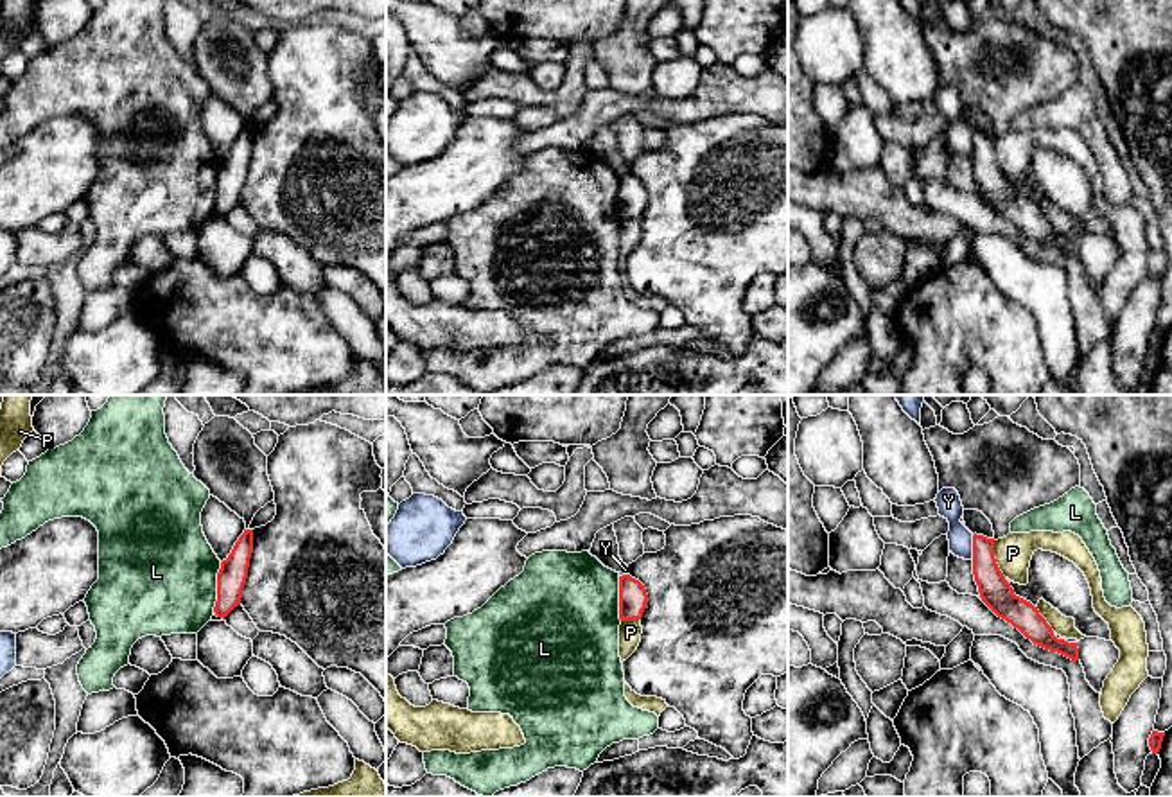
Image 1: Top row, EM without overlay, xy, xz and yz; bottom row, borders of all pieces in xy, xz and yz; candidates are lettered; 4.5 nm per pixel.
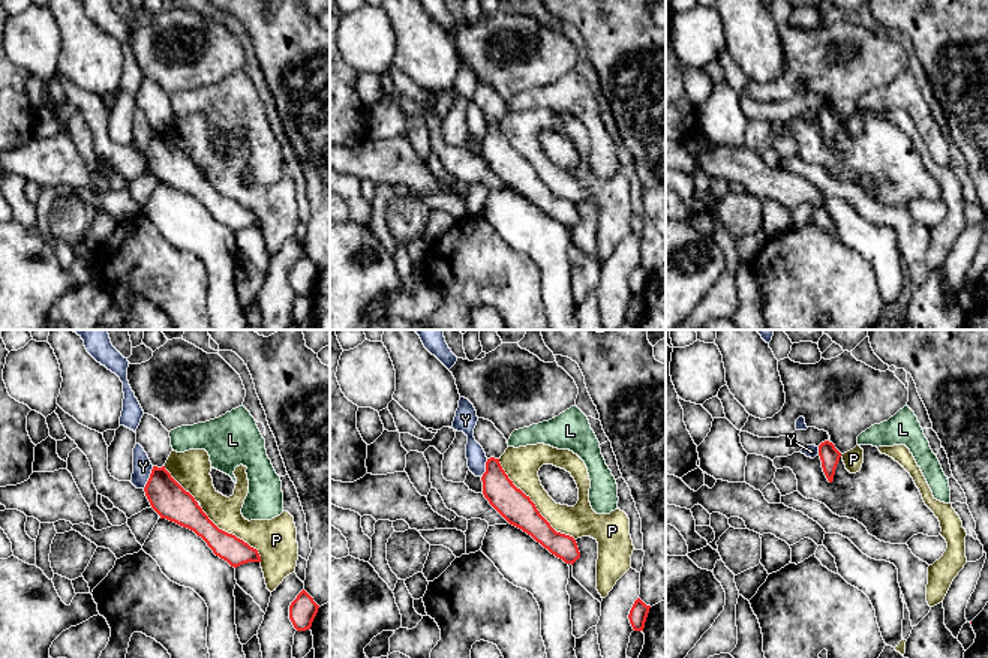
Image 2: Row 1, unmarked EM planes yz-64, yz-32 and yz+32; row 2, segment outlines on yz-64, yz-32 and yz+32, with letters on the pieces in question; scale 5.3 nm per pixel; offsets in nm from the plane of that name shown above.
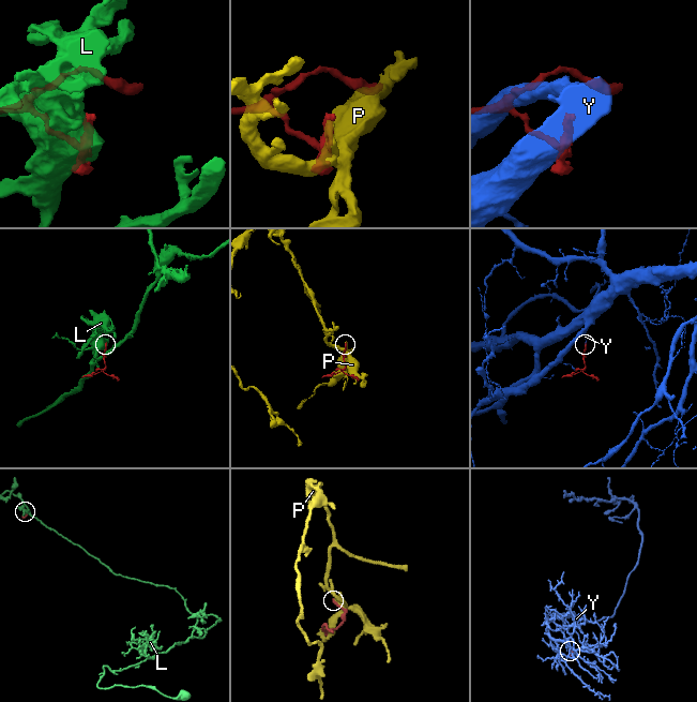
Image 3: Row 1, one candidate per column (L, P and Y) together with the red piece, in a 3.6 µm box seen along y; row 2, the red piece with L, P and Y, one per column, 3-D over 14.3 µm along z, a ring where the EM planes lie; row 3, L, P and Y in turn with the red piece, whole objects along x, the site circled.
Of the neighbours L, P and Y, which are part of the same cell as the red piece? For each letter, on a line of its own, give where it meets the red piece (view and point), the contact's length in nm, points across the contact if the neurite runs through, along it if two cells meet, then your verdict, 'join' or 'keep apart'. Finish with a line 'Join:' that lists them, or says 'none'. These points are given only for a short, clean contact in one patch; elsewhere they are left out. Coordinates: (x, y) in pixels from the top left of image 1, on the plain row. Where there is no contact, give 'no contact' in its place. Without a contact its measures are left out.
L: meets red in xy at (218, 185); contact 220 nm long; keep apart
P: meets red in yz at (995, 157); contact 180 nm long; keep apart
Y: meets red in yz at (973, 146); contact 110 nm long; border along yz (971, 133), (973, 157); keep apart
Join: none

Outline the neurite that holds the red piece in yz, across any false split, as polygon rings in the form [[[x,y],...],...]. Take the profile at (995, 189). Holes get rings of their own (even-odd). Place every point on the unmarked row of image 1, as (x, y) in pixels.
[[[973,133],[973,172],[982,199],[1001,217],[1018,226],[1034,242],[1079,258],[1077,241],[1054,233],[1037,205],[1014,192],[994,156],[994,136]]]

